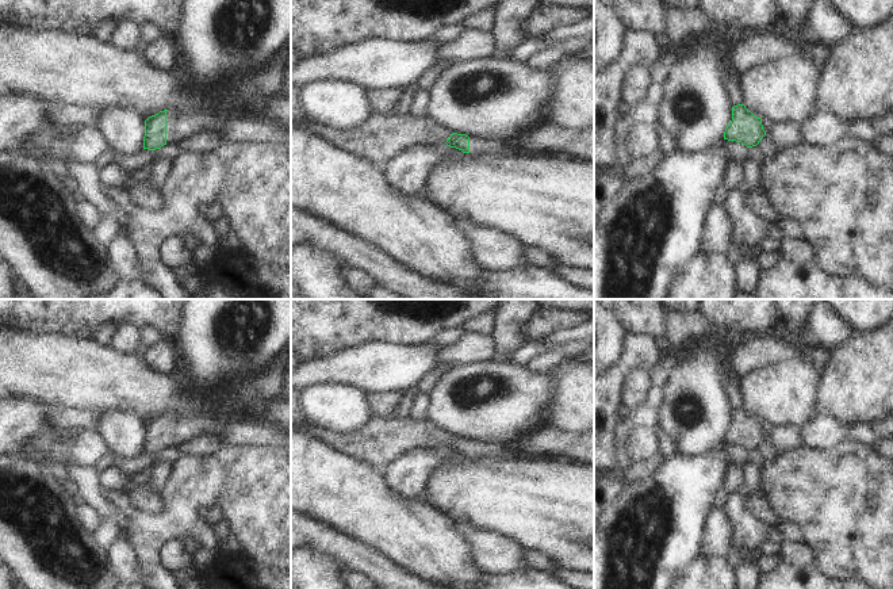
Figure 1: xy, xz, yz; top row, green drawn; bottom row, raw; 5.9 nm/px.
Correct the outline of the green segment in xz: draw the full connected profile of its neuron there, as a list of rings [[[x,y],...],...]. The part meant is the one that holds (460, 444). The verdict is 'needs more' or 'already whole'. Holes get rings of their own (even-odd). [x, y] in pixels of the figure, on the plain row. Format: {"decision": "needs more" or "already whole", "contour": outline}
{"decision": "needs more", "contour": [[[372,416],[361,428],[348,433],[331,432],[307,421],[295,422],[292,418],[291,427],[379,470],[409,452],[437,447],[446,447],[472,459],[555,456],[594,466],[594,433],[557,432],[547,425],[506,444],[479,443],[452,436],[428,420],[414,421],[410,417]]]}

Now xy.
{"decision": "needs more", "contour": [[[254,399],[249,405],[219,413],[195,413],[192,410],[170,410],[145,424],[143,452],[156,454],[166,447],[177,447],[200,436],[214,436],[227,424],[239,420],[260,420],[291,432],[291,403],[281,399]]]}

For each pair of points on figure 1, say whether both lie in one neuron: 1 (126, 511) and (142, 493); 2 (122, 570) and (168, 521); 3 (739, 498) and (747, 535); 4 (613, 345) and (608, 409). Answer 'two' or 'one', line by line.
1: two
2: two
3: one
4: two

